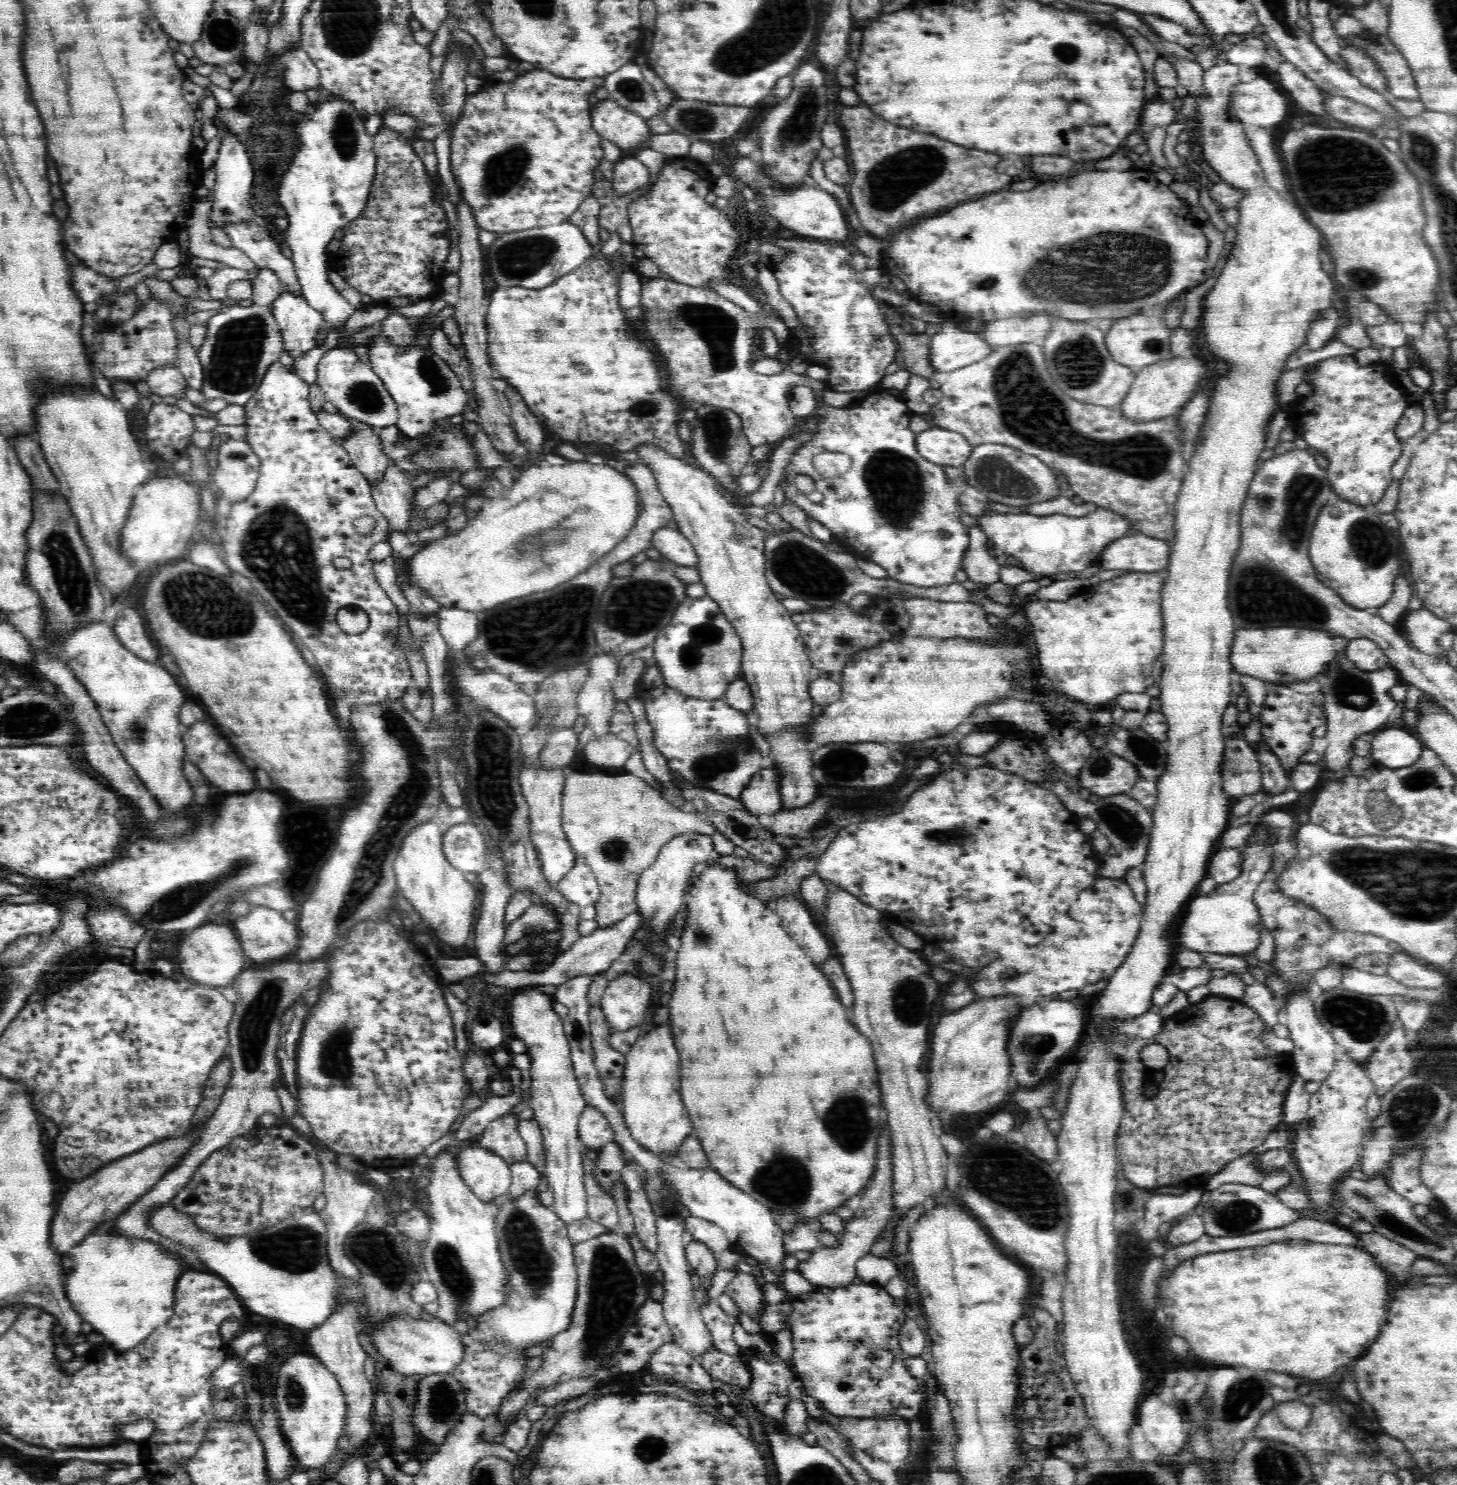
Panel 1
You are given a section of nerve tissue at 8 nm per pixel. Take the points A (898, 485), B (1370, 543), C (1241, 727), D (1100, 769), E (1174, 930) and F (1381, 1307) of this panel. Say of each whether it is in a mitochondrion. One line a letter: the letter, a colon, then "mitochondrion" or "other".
A: mitochondrion
B: mitochondrion
C: other
D: mitochondrion
E: other
F: other

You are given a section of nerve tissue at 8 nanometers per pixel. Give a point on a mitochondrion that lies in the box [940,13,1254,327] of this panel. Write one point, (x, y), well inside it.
(1091, 271)

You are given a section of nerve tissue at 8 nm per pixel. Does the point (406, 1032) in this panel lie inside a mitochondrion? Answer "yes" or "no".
no

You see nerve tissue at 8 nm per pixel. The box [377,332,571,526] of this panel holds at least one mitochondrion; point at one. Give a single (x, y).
(427, 369)

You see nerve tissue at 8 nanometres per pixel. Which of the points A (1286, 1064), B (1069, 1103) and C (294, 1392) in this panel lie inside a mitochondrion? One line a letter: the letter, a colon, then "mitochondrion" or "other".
A: other
B: other
C: mitochondrion

